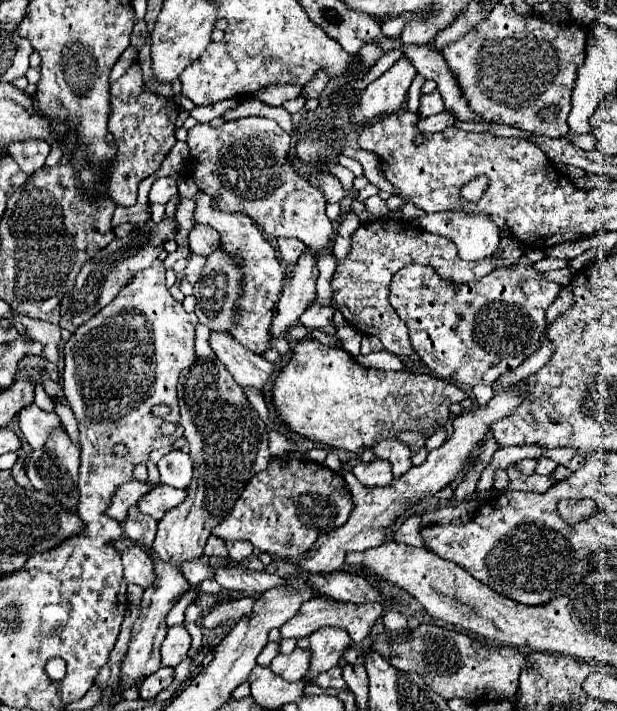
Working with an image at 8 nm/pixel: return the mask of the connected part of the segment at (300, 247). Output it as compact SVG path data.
M279 238L279 252L281 252L281 258L287 262L287 264L297 264L299 256L305 252L305 244L297 238Z

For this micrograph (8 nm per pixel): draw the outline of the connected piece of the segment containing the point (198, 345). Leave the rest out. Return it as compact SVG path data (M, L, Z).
M203 324L197 326L197 340L195 340L195 350L197 350L197 356L211 356L213 350L209 348L209 328L205 328Z

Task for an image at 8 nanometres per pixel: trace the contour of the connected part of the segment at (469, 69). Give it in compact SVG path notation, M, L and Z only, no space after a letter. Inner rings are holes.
M499 4L489 14L489 18L485 18L479 24L479 28L475 28L471 34L463 36L461 40L445 48L443 58L447 60L449 70L455 74L463 94L467 96L471 110L483 116L487 122L517 126L521 130L547 136L547 138L561 138L561 136L567 136L569 132L569 126L565 120L567 120L567 114L571 112L571 92L577 80L577 68L583 66L585 62L585 46L587 46L587 30L573 20L567 20L565 26L553 24L543 16L517 14L513 6ZM549 104L561 106L561 112L555 120L543 122L539 118L539 110Z

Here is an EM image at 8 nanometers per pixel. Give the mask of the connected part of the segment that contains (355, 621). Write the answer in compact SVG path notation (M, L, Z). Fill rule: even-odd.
M315 596L313 600L307 600L305 604L301 604L297 616L293 616L293 620L285 622L279 628L279 632L281 632L283 638L303 638L303 636L309 636L311 632L315 632L315 630L319 630L323 626L341 626L341 628L345 628L349 632L349 636L351 636L351 640L355 644L361 644L369 636L375 620L383 614L383 610L385 608L379 602L365 602L365 604L357 606L357 604L349 604L349 602L331 600L329 596Z

